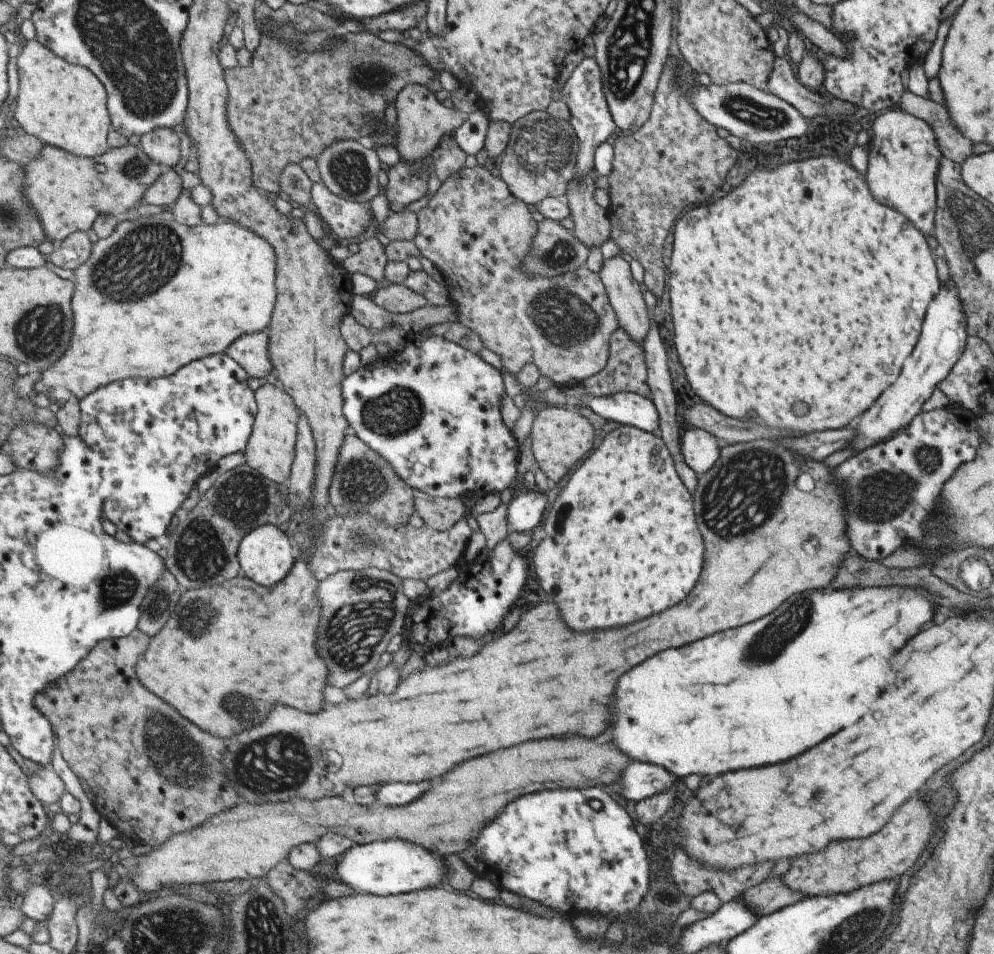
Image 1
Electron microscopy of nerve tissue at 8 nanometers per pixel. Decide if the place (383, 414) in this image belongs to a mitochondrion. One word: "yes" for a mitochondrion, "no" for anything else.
yes

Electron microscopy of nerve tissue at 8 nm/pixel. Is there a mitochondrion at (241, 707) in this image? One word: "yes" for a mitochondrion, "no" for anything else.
yes

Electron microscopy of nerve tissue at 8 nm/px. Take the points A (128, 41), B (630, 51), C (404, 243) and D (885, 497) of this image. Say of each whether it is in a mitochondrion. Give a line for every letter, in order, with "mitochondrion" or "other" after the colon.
A: mitochondrion
B: mitochondrion
C: other
D: mitochondrion

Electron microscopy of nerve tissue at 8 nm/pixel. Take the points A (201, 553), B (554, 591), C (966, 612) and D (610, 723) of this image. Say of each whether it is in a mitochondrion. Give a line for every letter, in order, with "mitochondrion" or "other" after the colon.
A: mitochondrion
B: other
C: other
D: other

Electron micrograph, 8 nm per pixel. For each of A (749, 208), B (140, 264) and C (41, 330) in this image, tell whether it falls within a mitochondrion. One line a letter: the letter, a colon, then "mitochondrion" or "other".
A: other
B: mitochondrion
C: mitochondrion

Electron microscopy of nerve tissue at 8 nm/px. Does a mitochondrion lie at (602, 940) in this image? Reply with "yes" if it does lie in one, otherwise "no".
no

